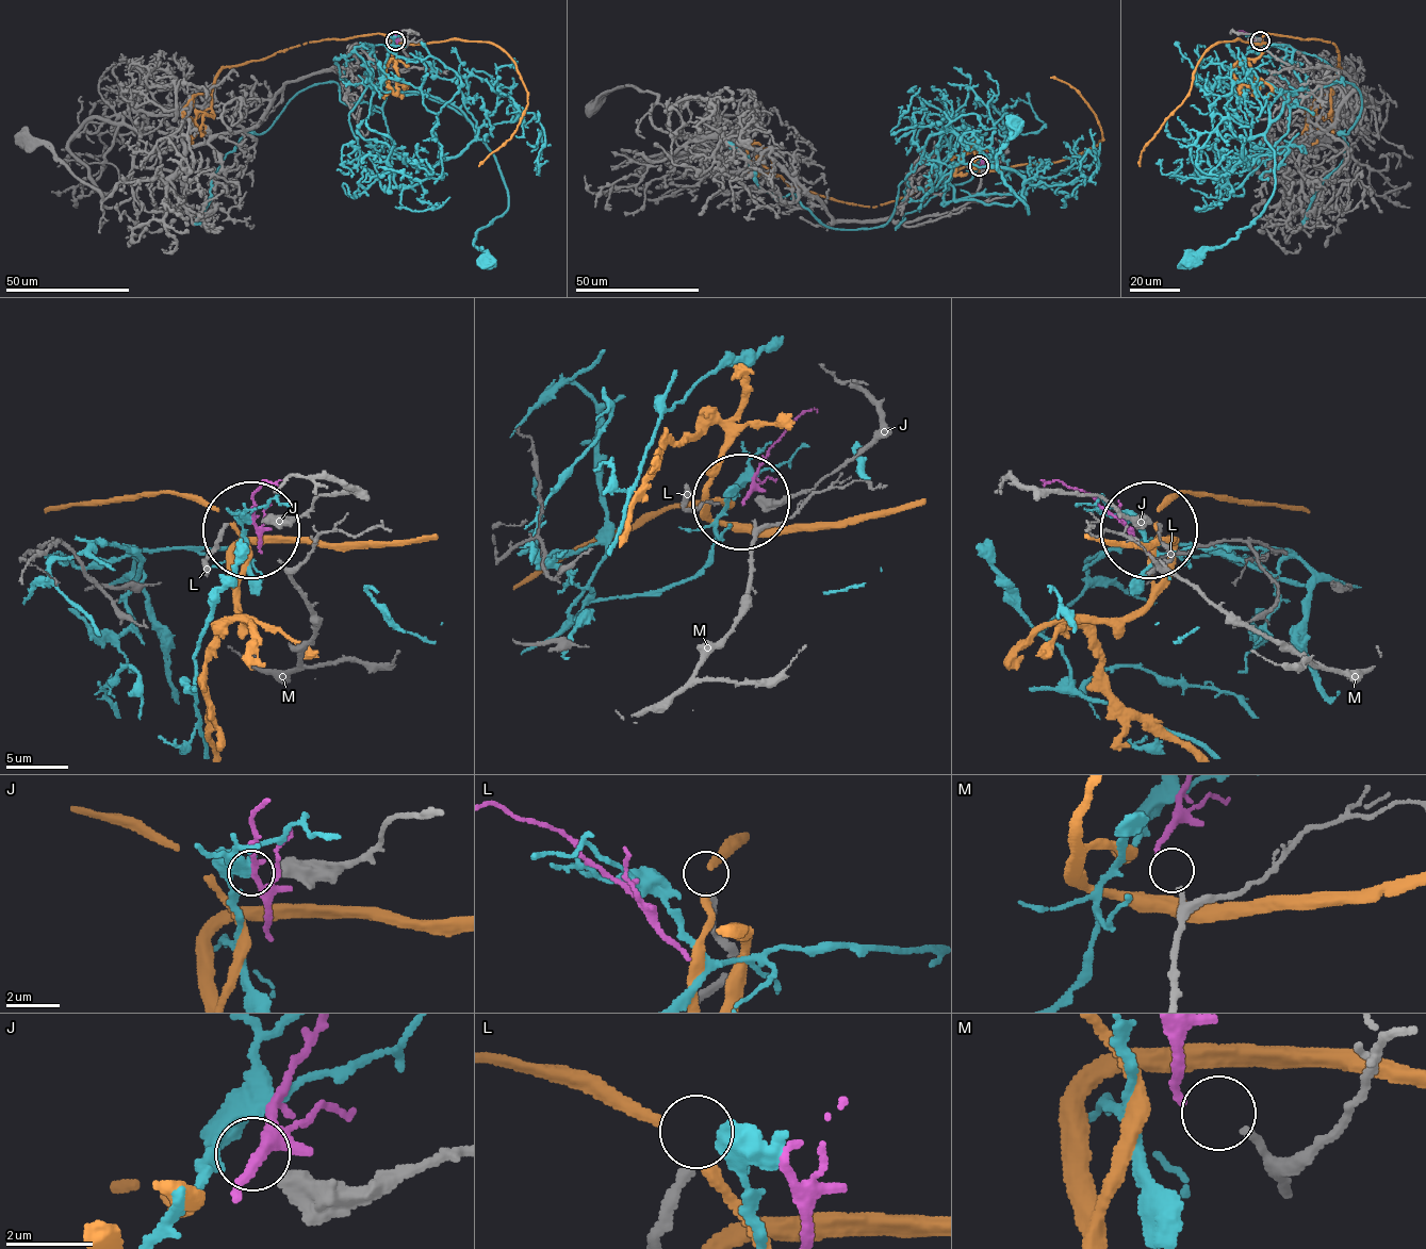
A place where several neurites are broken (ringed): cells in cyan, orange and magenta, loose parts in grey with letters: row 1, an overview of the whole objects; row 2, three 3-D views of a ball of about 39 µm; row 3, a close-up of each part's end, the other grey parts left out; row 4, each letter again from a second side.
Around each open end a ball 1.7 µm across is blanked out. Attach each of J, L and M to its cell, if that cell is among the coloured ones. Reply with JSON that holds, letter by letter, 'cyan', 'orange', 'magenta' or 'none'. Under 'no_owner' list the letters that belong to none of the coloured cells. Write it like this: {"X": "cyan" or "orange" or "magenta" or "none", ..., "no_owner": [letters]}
{"J": "cyan", "L": "none", "M": "magenta", "no_owner": ["L"]}

